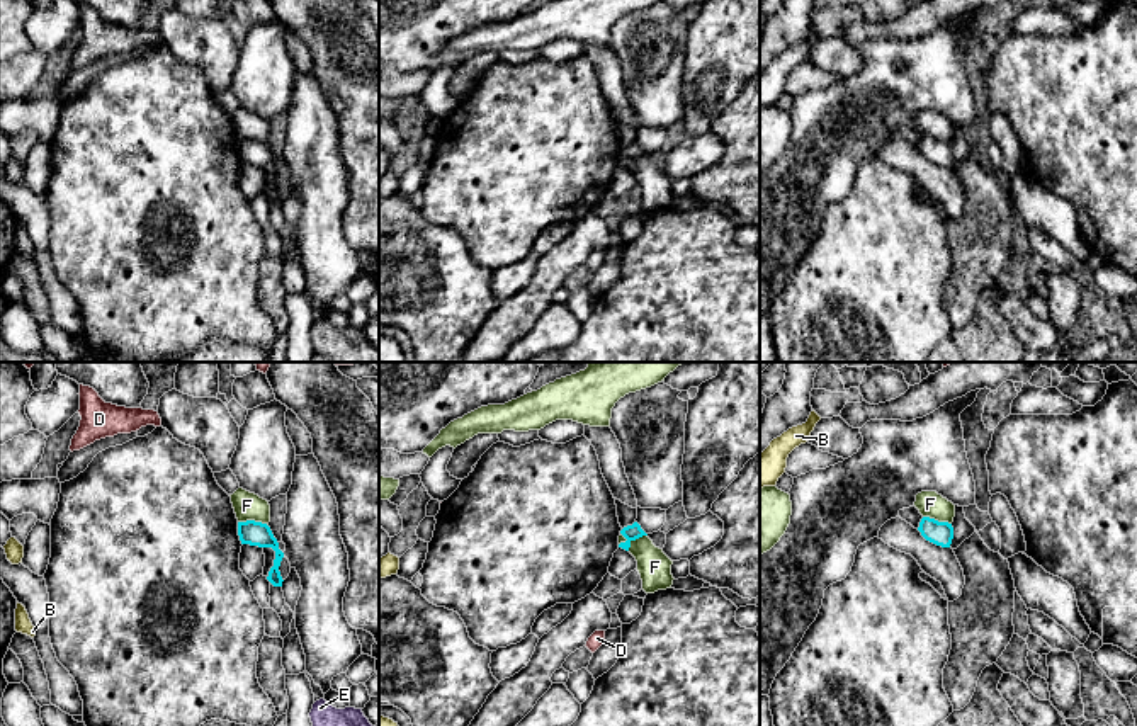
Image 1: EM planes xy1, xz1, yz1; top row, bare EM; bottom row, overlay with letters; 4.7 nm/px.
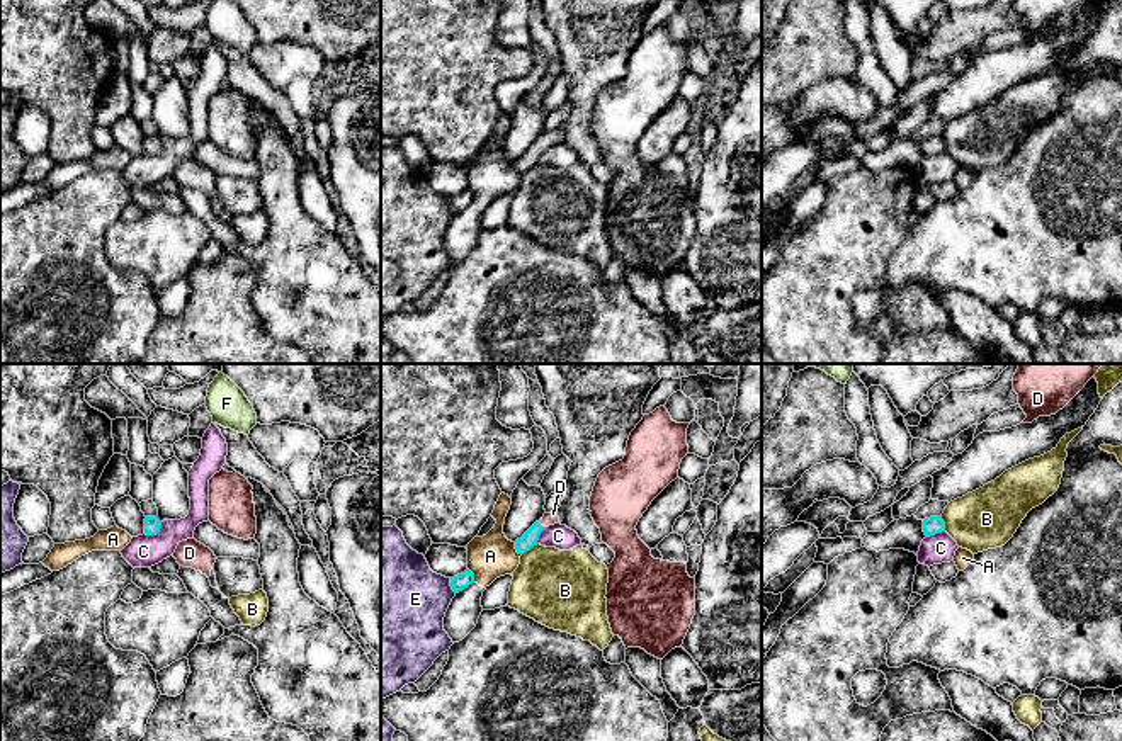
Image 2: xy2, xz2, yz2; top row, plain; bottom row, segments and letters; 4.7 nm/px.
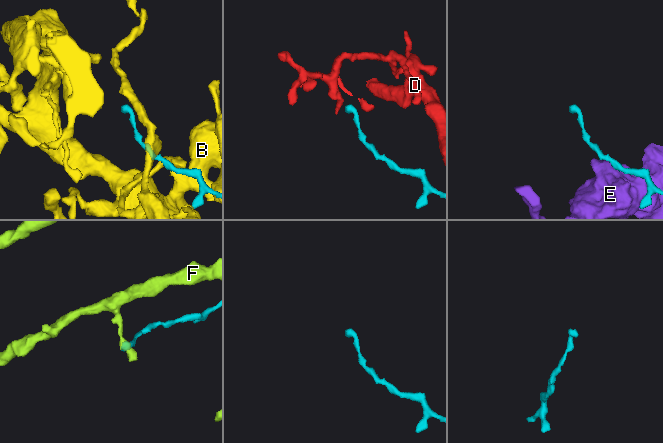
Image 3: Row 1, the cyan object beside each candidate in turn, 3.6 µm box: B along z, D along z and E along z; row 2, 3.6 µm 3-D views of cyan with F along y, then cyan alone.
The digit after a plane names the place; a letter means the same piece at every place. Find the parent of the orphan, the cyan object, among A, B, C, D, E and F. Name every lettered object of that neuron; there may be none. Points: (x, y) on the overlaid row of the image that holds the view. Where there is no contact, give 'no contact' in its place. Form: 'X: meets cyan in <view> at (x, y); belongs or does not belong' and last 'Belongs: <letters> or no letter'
A: meets cyan in xz2 at (515, 548); does not belong
B: meets cyan in xz2 at (529, 549); does not belong
C: meets cyan in xy2 at (155, 534); does not belong
D: meets cyan in xz2 at (541, 526); belongs
E: meets cyan in xz2 at (451, 585); does not belong
F: meets cyan in xz1 at (633, 539); does not belong
Belongs: D

